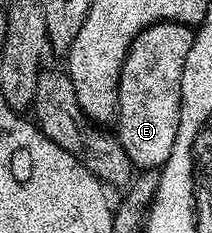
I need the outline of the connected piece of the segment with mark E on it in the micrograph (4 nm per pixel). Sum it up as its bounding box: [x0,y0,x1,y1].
[115,20,194,170]

